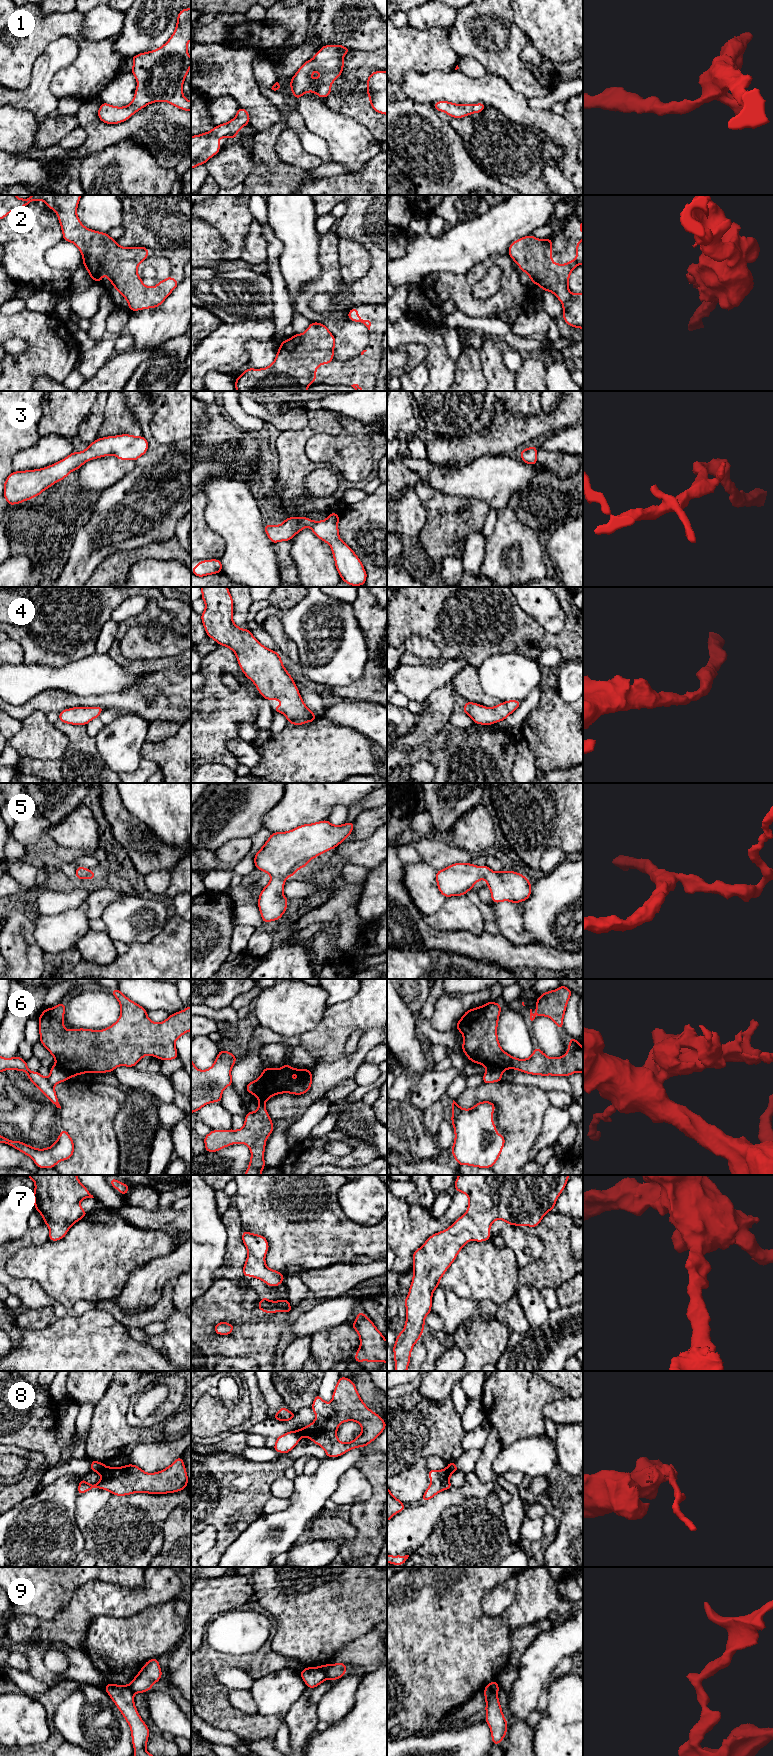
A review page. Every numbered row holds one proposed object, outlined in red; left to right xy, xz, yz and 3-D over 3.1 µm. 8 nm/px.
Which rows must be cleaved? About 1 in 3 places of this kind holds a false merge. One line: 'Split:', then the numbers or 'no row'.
Split: 6, 8, 9

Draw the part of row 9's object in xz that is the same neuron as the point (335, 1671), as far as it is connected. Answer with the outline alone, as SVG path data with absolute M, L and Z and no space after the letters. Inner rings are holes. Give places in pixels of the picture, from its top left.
M344 1663L329 1664L327 1679L337 1680L341 1678L347 1672L346 1666L347 1664Z

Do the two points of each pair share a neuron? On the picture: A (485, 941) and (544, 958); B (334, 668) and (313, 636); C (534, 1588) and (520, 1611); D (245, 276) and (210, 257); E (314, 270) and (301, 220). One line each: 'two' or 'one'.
A: one
B: one
C: one
D: two
E: one

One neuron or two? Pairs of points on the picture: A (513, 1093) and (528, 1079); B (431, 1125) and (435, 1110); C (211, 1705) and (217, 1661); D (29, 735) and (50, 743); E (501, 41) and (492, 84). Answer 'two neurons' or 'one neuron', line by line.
A: two neurons
B: one neuron
C: one neuron
D: one neuron
E: two neurons

